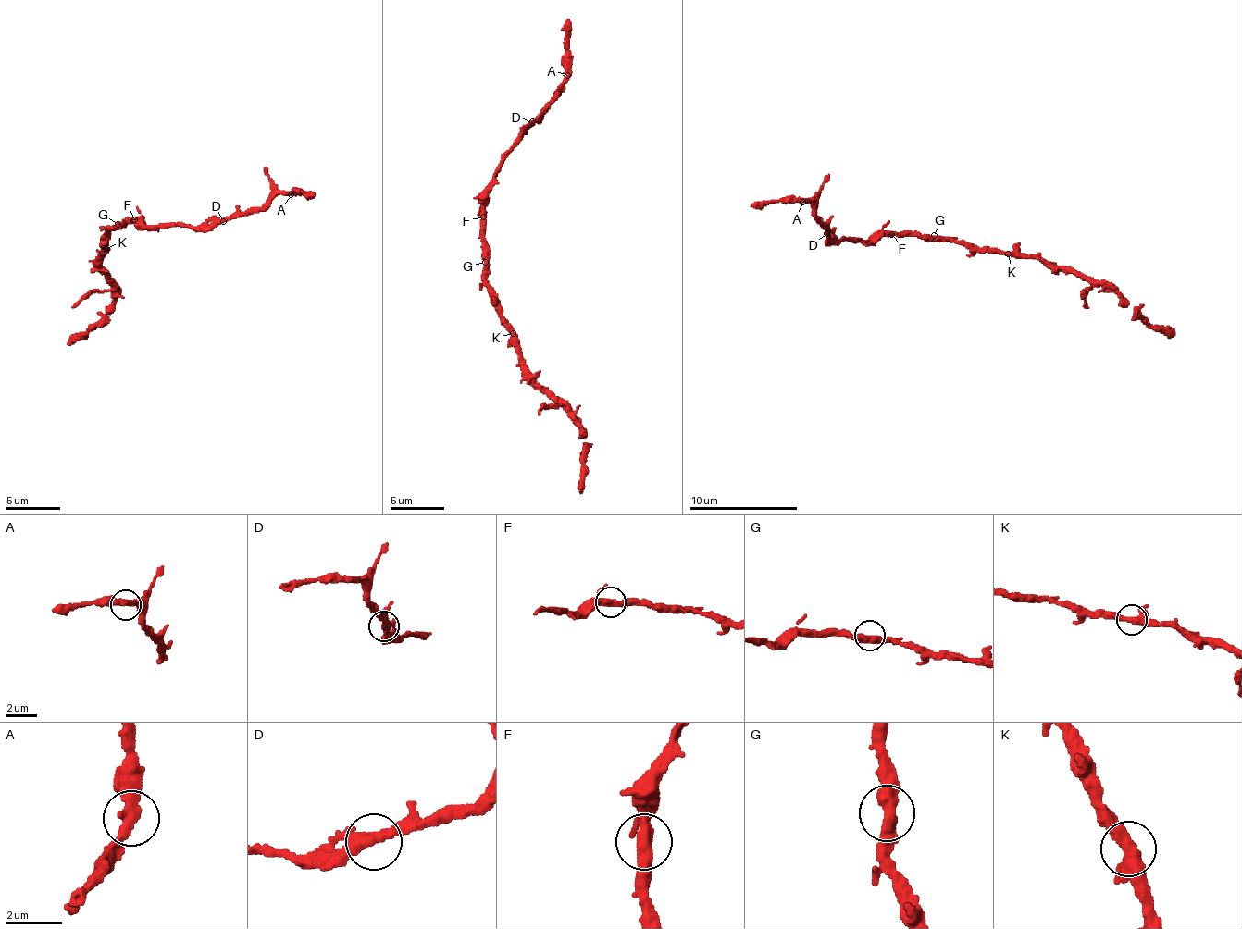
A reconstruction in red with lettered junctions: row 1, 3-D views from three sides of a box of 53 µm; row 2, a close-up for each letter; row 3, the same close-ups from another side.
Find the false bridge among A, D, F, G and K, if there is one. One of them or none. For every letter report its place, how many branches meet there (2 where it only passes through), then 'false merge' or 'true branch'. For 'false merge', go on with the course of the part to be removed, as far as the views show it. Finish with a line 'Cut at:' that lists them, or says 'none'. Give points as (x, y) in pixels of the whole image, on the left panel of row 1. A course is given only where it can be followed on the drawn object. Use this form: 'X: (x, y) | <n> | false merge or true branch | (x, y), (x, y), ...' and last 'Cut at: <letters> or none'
A: (291, 194) | 2 | true branch
D: (223, 221) | 3 | true branch
F: (134, 219) | 3 | true branch
G: (117, 224) | 2 | true branch
K: (105, 248) | 3 | true branch
Cut at: none

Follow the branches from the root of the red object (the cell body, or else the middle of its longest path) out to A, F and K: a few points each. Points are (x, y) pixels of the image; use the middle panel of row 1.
A: (486, 259), (486, 246), (483, 243), (483, 204), (486, 186), (501, 157), (547, 107), (567, 75)
F: (486, 259), (483, 216)
K: (486, 259), (486, 286), (490, 289), (490, 297), (502, 323), (512, 334)

